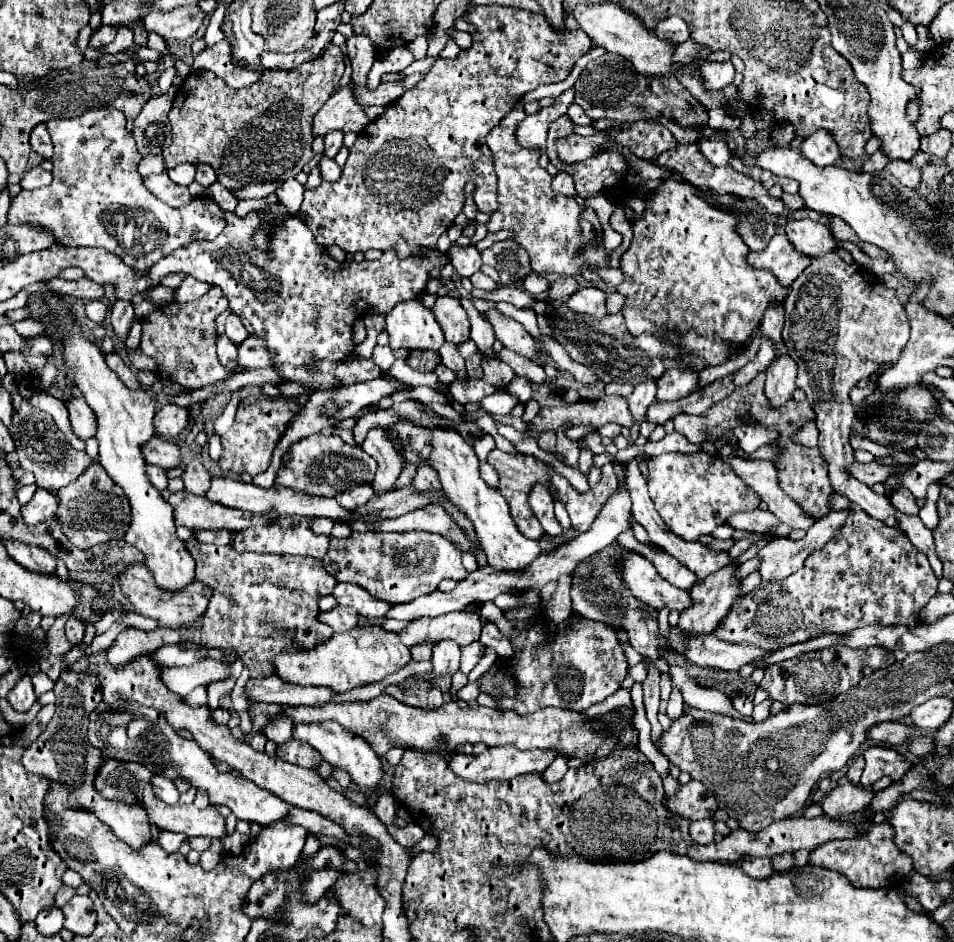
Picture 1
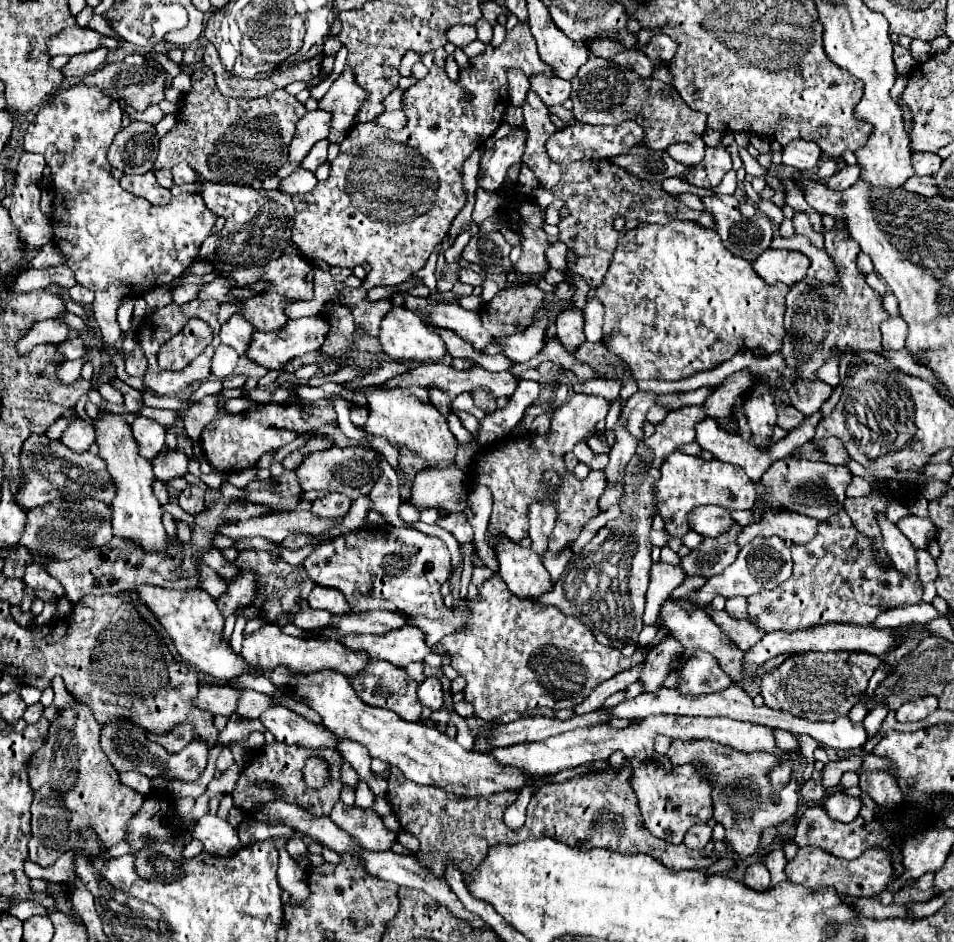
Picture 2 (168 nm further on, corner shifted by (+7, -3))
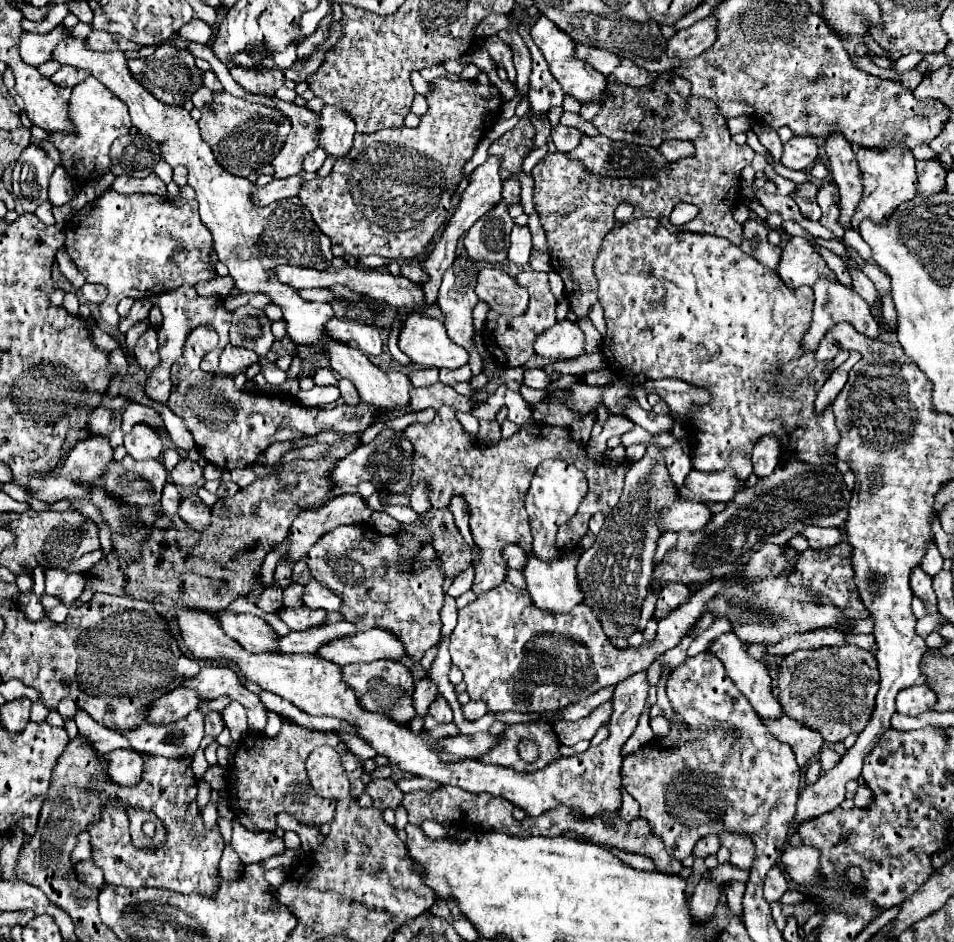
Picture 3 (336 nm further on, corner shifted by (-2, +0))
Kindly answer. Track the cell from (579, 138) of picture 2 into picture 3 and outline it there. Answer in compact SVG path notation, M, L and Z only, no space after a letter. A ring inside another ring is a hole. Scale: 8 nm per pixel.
M557 125L553 131L551 131L551 137L553 137L553 143L557 147L557 151L563 151L563 153L569 153L571 149L575 149L581 141L581 137L585 137L579 129L571 129L571 127L563 127L563 125Z

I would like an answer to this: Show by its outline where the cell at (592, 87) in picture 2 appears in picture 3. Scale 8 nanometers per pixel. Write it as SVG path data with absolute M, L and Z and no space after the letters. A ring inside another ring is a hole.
M661 73L655 83L645 87L629 87L625 83L607 83L607 101L603 105L595 105L589 101L581 105L581 117L593 123L601 135L613 141L627 141L635 145L651 145L659 147L669 139L695 139L699 129L703 127L699 119L687 117L687 81L675 77L673 73Z

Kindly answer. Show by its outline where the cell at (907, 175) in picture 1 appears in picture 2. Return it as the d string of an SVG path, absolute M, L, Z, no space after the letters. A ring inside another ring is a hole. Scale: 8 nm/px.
M912 176L904 188L908 192L914 192L914 194L922 194L922 196L936 196L938 194L938 186L936 186L936 180L930 176L930 178L918 178L918 176Z

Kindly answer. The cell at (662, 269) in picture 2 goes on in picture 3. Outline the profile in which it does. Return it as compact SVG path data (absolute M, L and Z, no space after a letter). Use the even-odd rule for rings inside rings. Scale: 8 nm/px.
M647 217L633 219L633 221L623 223L621 227L613 229L613 231L609 231L609 235L603 239L601 251L599 251L597 261L595 261L595 275L597 275L597 281L599 281L599 291L597 291L599 303L605 309L605 321L607 321L603 351L605 351L605 359L609 363L611 371L615 371L615 375L629 385L643 385L647 379L673 377L673 379L681 379L681 381L691 383L691 385L707 387L711 391L711 401L707 405L695 409L689 415L691 427L695 427L695 431L699 433L699 435L695 435L695 441L697 441L697 449L695 449L695 457L693 457L695 469L699 469L699 471L733 469L739 477L747 479L751 475L751 469L753 469L753 465L751 465L753 445L759 437L769 435L769 433L779 437L785 453L791 453L797 459L801 459L805 463L811 463L811 465L827 463L827 459L821 459L821 453L823 451L835 451L835 445L839 441L839 431L835 427L835 419L833 419L831 409L827 409L821 419L815 419L817 415L815 415L815 409L813 409L815 395L823 387L823 383L827 381L827 375L823 373L825 363L815 361L813 353L801 351L801 355L799 355L799 341L807 333L807 329L811 325L811 315L813 315L813 289L811 287L787 289L773 269L767 269L763 263L749 257L737 245L733 245L731 241L727 241L723 237L707 235L707 233L691 233L691 231L669 233L663 225L659 225L659 221L647 219Z

